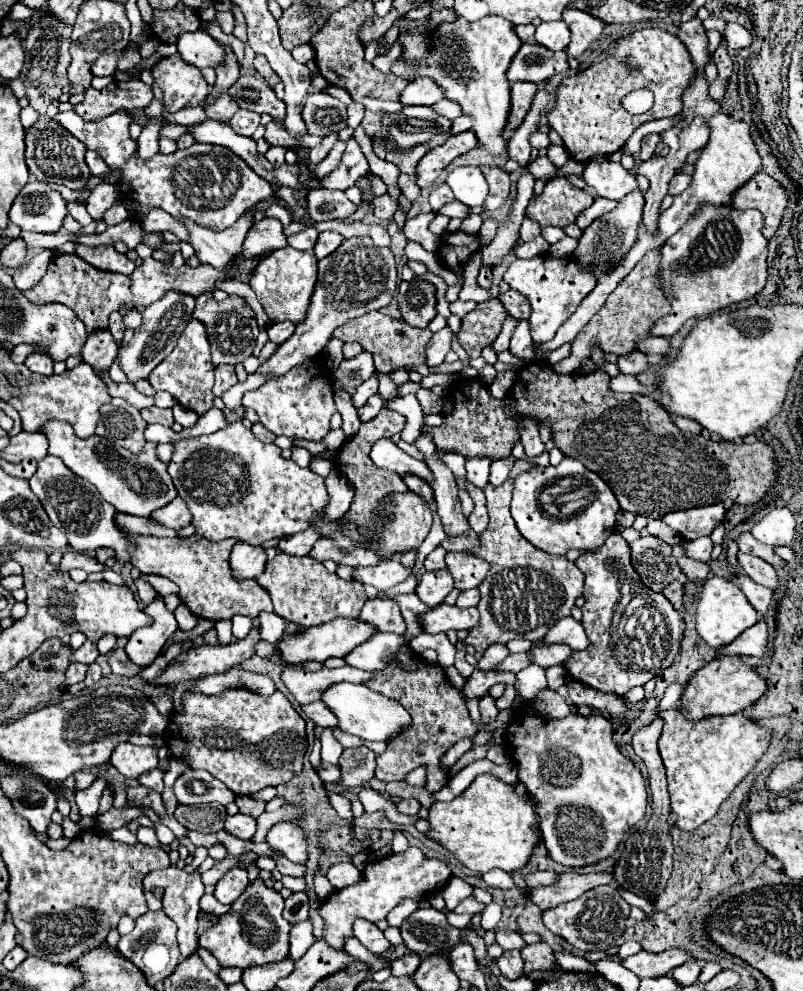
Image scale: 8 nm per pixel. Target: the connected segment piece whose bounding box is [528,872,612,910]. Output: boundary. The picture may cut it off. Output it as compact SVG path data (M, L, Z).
M604 872L604 874L558 874L558 880L550 886L538 886L532 888L528 898L540 908L540 910L548 910L554 908L562 902L574 900L580 894L584 894L590 888L602 886L602 884L610 884L612 882L612 872Z

